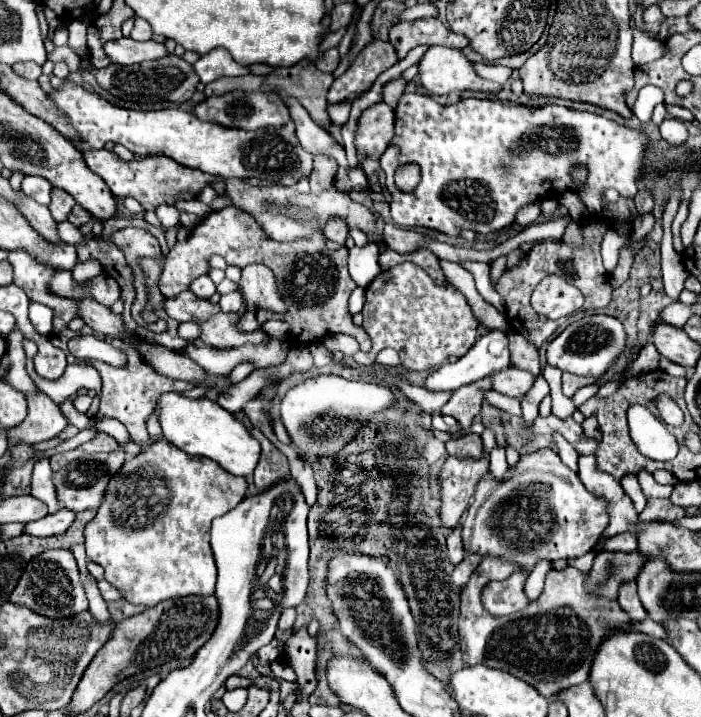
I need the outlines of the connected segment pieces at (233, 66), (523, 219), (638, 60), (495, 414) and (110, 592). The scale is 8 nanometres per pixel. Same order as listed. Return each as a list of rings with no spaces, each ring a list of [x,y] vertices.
[[[214,48],[210,54],[200,56],[200,60],[194,64],[194,72],[198,74],[202,84],[214,82],[222,76],[246,76],[252,74],[248,68],[236,64],[228,50]]]
[[[534,200],[532,204],[526,204],[526,206],[518,212],[518,216],[516,216],[516,224],[520,224],[520,226],[528,226],[528,224],[536,222],[538,216],[540,216],[540,200]]]
[[[634,22],[630,24],[632,32],[634,32],[634,46],[632,46],[632,60],[634,64],[644,64],[644,62],[652,62],[660,56],[666,54],[664,42],[656,40],[656,38],[648,38],[646,32],[642,32]]]
[[[482,402],[480,418],[482,418],[482,424],[486,428],[490,428],[490,430],[494,430],[494,426],[504,426],[504,414],[502,414],[502,410],[498,410],[496,406],[492,406],[488,402]]]
[[[100,580],[100,582],[98,582],[98,586],[100,586],[102,598],[104,598],[106,602],[112,602],[112,600],[120,600],[120,598],[122,598],[122,594],[120,594],[114,586],[110,586],[106,580]]]

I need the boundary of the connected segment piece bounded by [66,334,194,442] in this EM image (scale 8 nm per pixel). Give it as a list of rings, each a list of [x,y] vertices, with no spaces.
[[[100,334],[98,338],[114,344],[116,348],[120,348],[126,356],[128,356],[128,366],[126,368],[114,368],[106,362],[98,362],[98,360],[78,360],[74,358],[68,350],[66,350],[66,360],[68,364],[74,362],[74,364],[90,364],[94,366],[100,376],[102,376],[102,394],[100,394],[100,416],[112,416],[116,420],[120,420],[126,430],[130,432],[130,436],[136,440],[136,442],[148,442],[150,436],[148,436],[148,430],[146,430],[146,418],[152,414],[152,410],[156,408],[158,404],[158,398],[164,394],[164,392],[172,392],[172,390],[188,390],[194,386],[194,382],[184,382],[184,380],[172,380],[172,378],[166,378],[162,374],[158,374],[152,366],[148,366],[140,352],[136,350],[134,344],[128,344],[126,340],[120,340],[120,338],[112,338],[112,336],[106,336],[106,334]]]

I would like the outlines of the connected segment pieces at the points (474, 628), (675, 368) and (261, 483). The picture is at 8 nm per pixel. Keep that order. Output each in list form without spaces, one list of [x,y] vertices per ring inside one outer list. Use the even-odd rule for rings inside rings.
[[[488,556],[480,562],[480,566],[470,576],[470,582],[466,584],[466,594],[462,596],[458,616],[458,634],[464,662],[468,666],[484,664],[490,668],[506,670],[534,686],[542,696],[552,698],[560,690],[588,680],[598,646],[612,632],[642,632],[652,638],[668,640],[666,628],[656,624],[652,618],[646,618],[644,622],[630,622],[630,618],[622,614],[618,602],[588,594],[584,590],[584,580],[588,574],[582,574],[570,566],[564,570],[550,570],[542,596],[536,602],[530,602],[522,612],[510,616],[492,616],[482,606],[482,588],[489,582],[489,578],[504,580],[514,570],[518,570],[514,564]],[[482,576],[488,576],[485,583]]]
[[[662,357],[659,368],[672,376],[685,376],[685,368]]]
[[[250,428],[250,434],[262,444],[260,462],[254,470],[254,484],[258,492],[266,492],[270,486],[276,486],[290,478],[288,460],[258,428]]]

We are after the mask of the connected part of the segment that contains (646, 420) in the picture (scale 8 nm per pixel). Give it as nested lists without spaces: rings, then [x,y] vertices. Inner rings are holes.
[[[634,404],[628,408],[628,426],[630,436],[640,454],[650,460],[672,460],[676,458],[678,448],[676,438],[667,427],[646,406]]]

